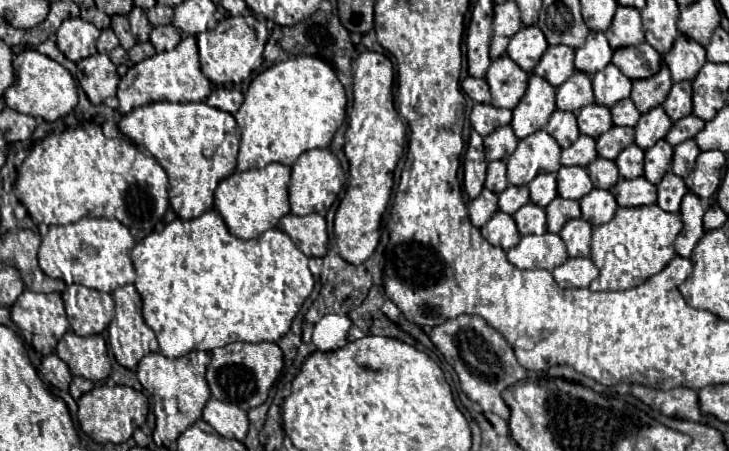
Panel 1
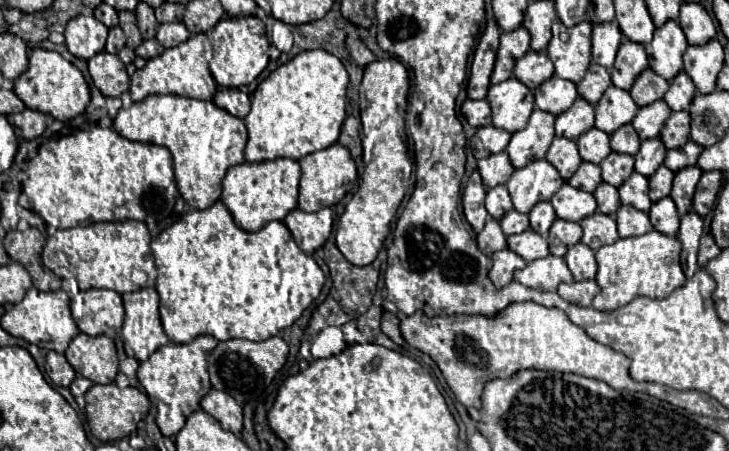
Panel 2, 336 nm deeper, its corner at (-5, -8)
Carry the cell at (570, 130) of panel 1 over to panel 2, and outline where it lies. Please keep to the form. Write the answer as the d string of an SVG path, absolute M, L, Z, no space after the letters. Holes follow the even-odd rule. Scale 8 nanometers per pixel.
M556 137L552 141L546 159L556 167L556 171L560 173L560 177L564 181L568 181L582 163L576 143L572 139L564 139L564 137Z

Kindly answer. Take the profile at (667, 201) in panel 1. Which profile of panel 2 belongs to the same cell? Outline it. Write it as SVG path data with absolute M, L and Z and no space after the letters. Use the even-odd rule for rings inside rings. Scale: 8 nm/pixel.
M670 197L656 201L650 207L648 217L650 217L656 231L660 231L664 235L670 235L670 237L676 237L676 233L680 229L680 215L678 215L676 205Z

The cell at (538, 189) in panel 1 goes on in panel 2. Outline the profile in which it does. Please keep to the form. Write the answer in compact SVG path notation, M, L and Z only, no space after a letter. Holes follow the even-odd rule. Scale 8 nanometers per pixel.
M540 201L532 211L530 211L530 229L540 233L540 235L548 235L548 229L552 227L556 219L554 207L548 201Z

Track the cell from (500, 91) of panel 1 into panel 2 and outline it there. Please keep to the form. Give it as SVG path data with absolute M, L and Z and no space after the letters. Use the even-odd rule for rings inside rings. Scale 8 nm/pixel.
M514 77L490 85L486 101L490 103L492 109L492 125L508 133L516 133L524 129L534 109L532 91Z

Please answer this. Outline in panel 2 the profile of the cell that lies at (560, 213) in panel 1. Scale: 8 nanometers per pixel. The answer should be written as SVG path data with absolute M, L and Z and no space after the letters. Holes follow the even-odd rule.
M556 219L554 225L550 227L550 235L548 235L550 253L556 257L564 257L566 251L572 245L576 245L580 239L582 239L582 227L578 223Z

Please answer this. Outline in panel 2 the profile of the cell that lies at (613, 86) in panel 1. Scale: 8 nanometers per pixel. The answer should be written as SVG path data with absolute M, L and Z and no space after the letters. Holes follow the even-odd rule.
M610 85L602 95L600 103L596 105L596 129L612 135L612 131L620 129L622 125L632 123L636 117L638 105L632 101L630 93Z

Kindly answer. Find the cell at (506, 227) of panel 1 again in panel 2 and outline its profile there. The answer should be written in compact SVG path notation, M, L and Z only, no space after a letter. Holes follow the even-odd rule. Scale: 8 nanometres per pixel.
M510 249L496 251L496 253L492 255L492 263L494 263L494 265L492 265L488 277L490 277L490 281L492 281L496 287L508 285L508 283L512 281L512 273L514 273L516 269L524 269L524 267L526 267L526 261L524 261L520 255L512 253Z

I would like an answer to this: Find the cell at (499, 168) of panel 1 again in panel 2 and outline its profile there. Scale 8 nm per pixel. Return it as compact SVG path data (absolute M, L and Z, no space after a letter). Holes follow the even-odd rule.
M504 185L498 187L490 187L486 193L486 209L494 219L502 219L504 213L508 213L512 209L512 199L510 193Z

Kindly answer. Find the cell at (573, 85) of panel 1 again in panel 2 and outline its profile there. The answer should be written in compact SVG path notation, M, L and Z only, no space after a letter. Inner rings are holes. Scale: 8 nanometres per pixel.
M580 97L566 113L556 117L556 137L564 135L566 139L576 141L584 131L592 127L594 127L594 107Z

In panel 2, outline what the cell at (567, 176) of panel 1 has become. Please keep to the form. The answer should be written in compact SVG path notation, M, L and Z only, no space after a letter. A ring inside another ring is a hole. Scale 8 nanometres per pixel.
M564 183L558 193L550 199L556 215L564 221L582 221L588 215L596 213L596 199L592 193L574 189L568 183Z

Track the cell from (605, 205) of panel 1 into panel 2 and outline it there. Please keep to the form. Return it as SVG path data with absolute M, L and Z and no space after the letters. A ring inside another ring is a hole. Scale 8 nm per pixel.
M600 211L582 219L580 225L584 229L582 243L592 247L592 251L598 251L600 247L612 245L612 243L616 243L616 239L620 239L618 231L616 231L616 221L610 215L604 215Z

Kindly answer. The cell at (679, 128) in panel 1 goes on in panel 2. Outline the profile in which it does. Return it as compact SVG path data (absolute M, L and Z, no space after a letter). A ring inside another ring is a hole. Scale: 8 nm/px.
M688 141L684 147L680 149L670 149L666 159L664 159L664 165L670 169L670 171L680 171L684 167L690 167L690 165L696 165L698 157L702 153L702 147L696 145L694 141Z

